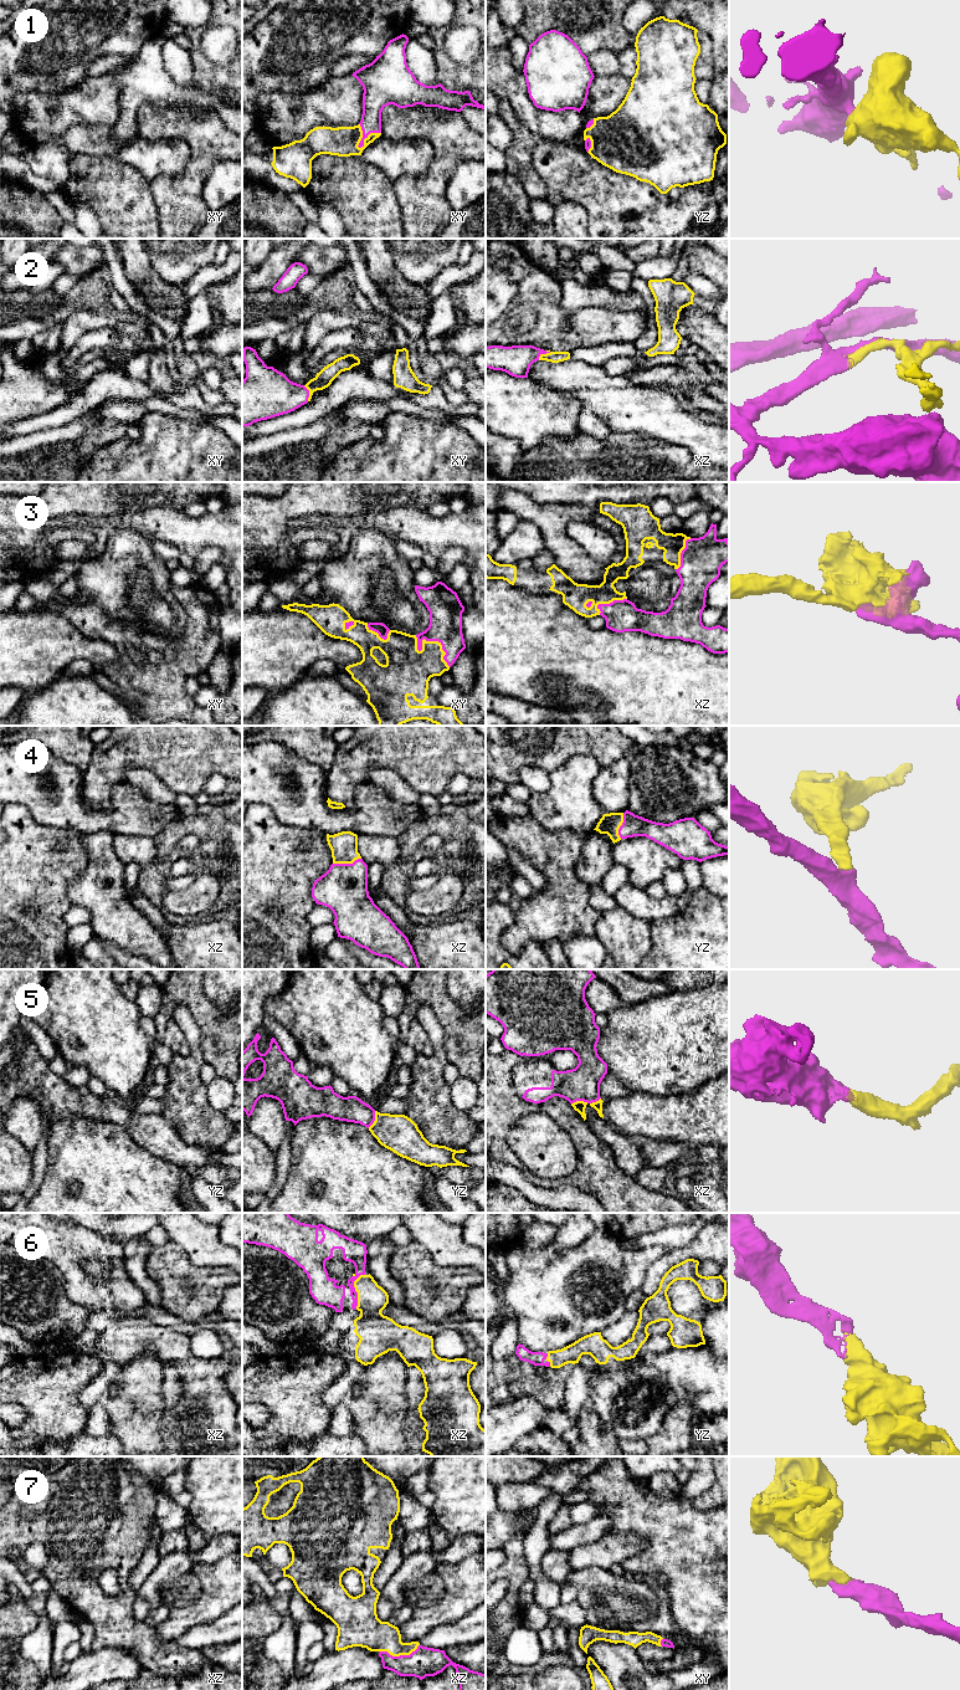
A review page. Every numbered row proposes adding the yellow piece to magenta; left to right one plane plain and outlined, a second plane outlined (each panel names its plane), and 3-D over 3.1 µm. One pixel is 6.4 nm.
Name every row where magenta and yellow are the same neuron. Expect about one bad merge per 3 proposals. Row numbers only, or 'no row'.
1, 2, 3, 4, 5, 6, 7

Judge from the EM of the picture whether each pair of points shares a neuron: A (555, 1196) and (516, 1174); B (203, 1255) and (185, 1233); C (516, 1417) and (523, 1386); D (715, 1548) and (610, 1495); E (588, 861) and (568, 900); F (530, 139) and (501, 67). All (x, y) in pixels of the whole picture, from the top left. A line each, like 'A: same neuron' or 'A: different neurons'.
A: same neuron
B: same neuron
C: different neurons
D: same neuron
E: different neurons
F: different neurons

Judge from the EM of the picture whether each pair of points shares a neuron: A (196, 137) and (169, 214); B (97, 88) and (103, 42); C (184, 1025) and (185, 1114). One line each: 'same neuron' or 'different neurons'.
A: same neuron
B: different neurons
C: same neuron

